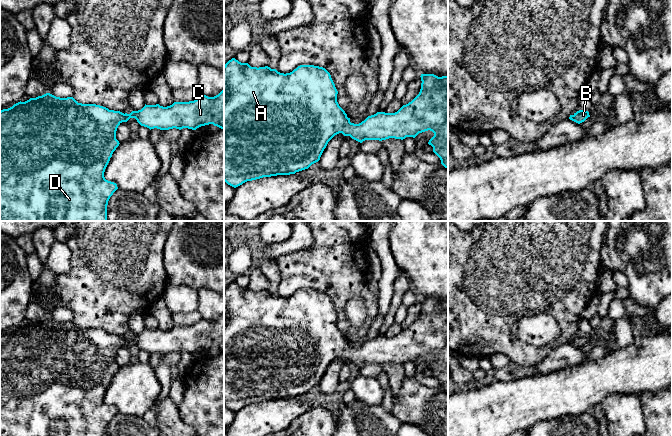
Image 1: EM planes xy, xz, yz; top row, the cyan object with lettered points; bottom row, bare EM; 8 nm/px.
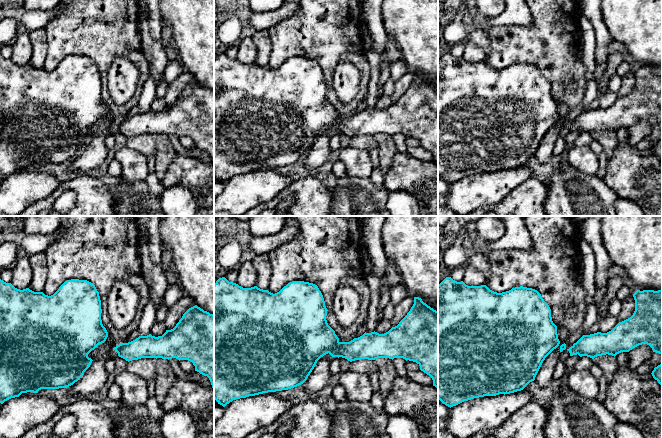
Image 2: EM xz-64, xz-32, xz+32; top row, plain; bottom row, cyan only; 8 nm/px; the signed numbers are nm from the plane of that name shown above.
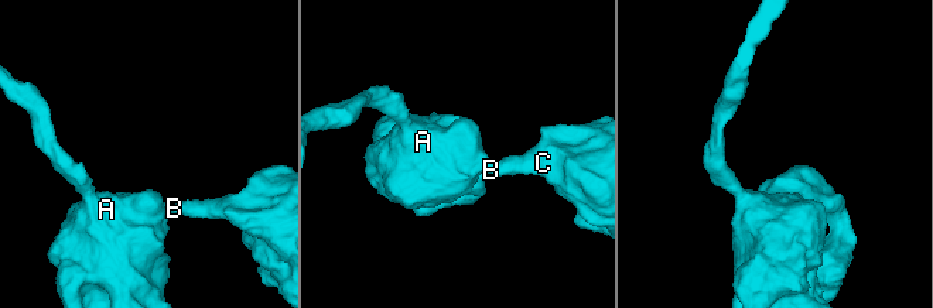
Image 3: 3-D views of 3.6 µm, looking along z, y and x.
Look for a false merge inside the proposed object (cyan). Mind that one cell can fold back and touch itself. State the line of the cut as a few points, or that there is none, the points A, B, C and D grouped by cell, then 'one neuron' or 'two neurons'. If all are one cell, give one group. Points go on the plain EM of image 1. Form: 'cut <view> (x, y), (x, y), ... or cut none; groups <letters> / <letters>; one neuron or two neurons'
cut none; groups A B C D; one neuron

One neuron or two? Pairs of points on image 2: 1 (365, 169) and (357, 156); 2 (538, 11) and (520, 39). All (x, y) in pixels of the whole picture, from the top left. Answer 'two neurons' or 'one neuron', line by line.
1: one neuron
2: one neuron

